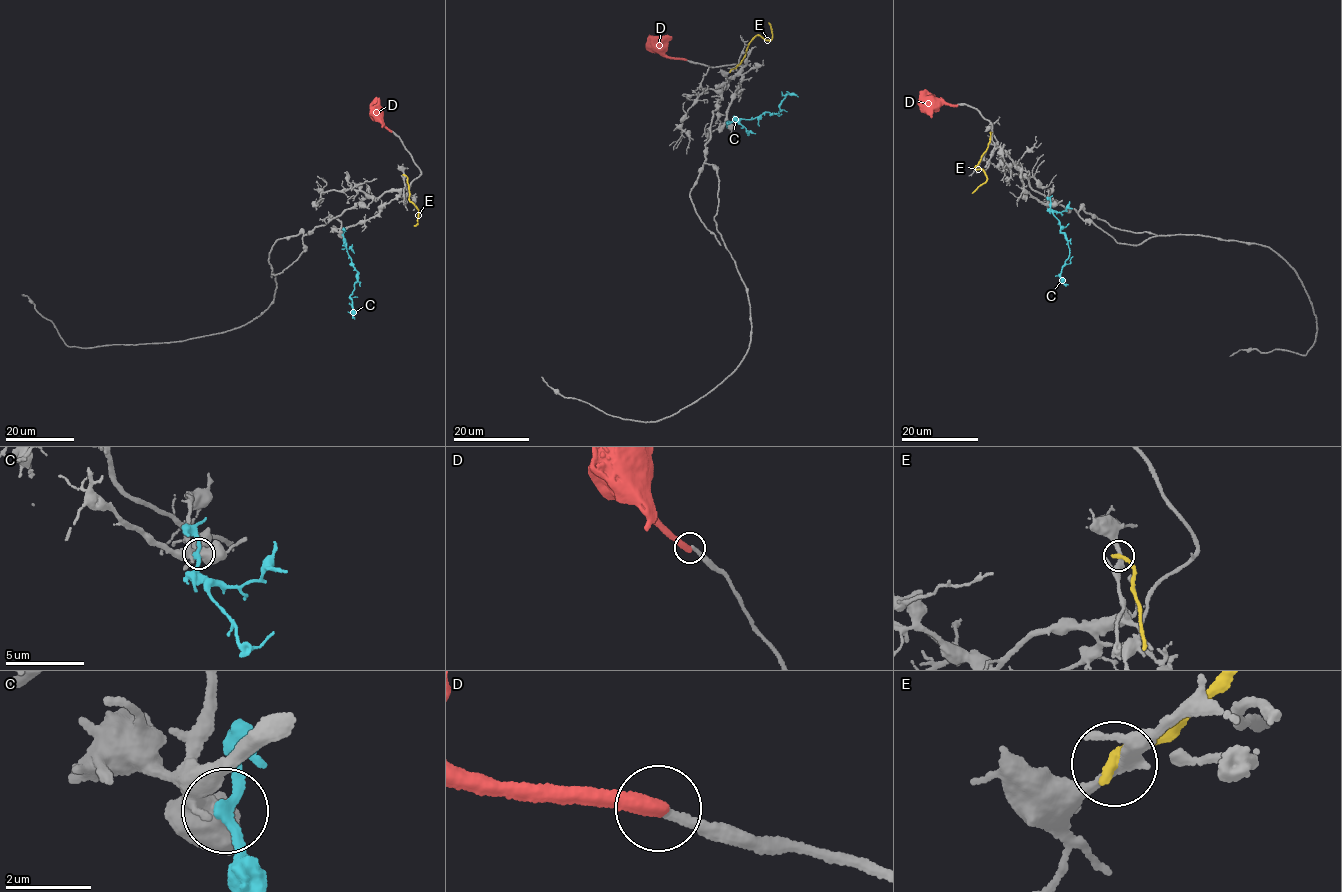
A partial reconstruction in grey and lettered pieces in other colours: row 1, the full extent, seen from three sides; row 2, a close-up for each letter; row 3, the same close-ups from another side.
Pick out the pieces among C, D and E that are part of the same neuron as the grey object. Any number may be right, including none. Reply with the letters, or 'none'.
none

